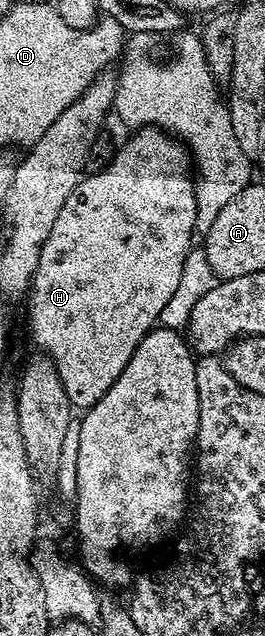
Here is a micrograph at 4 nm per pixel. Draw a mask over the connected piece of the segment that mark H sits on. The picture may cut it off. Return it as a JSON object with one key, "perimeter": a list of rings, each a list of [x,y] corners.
{"perimeter":[[[154,127],[141,129],[130,134],[131,138],[122,146],[115,150],[115,157],[107,168],[99,173],[84,176],[82,181],[73,187],[73,195],[65,199],[65,207],[61,207],[61,215],[57,215],[57,223],[53,223],[53,231],[49,231],[49,239],[41,246],[41,259],[37,263],[35,277],[31,281],[31,287],[26,294],[27,301],[27,325],[31,328],[31,337],[40,345],[42,352],[55,360],[57,371],[61,375],[61,383],[69,395],[72,406],[76,410],[85,411],[85,403],[93,405],[93,399],[99,401],[113,387],[113,383],[125,371],[125,363],[137,351],[141,339],[146,333],[156,328],[161,311],[177,291],[181,280],[187,253],[193,248],[191,236],[197,233],[195,228],[195,216],[197,215],[197,199],[195,198],[195,182],[189,170],[192,168],[193,161],[189,156],[189,150],[182,141],[176,139],[172,134]]]}

